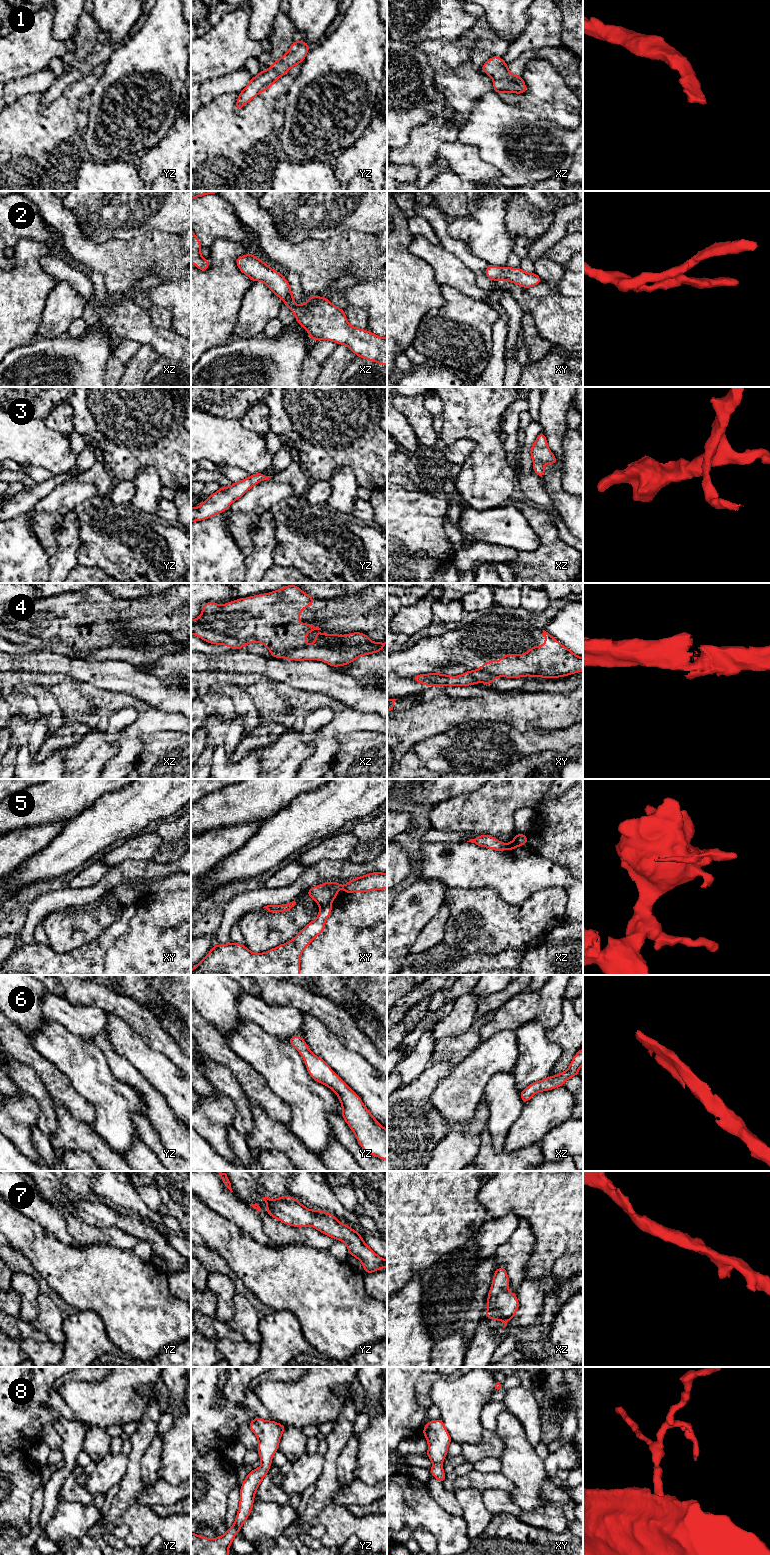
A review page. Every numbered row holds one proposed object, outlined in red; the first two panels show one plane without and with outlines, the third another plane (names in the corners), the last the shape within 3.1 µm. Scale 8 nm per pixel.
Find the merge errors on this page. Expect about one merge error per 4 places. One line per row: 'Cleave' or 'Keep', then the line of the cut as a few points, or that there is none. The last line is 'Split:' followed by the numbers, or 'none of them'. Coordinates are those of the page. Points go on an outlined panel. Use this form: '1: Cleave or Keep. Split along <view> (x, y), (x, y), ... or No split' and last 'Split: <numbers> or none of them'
1: Keep. No split
2: Keep. No split
3: Keep. No split
4: Cleave. Split along xz (305, 645), (293, 648), (284, 657)
5: Cleave. Split along xz (523, 834), (517, 839), (517, 846)
6: Keep. No split
7: Keep. No split
8: Keep. No split
Split: 4, 5

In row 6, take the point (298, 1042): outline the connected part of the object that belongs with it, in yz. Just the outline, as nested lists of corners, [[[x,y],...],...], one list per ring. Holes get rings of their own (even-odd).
[[[300,1036],[288,1039],[305,1061],[308,1073],[316,1082],[334,1091],[342,1105],[342,1117],[349,1125],[362,1149],[387,1160],[387,1130],[363,1104],[361,1098],[320,1057],[313,1054]]]

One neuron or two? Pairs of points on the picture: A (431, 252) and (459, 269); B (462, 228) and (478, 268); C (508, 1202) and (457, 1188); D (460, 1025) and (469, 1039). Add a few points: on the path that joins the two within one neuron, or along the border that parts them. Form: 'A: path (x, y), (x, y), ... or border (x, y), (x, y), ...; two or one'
A: path (438, 257), (452, 269); one
B: border (452, 237), (462, 240), (477, 256), (488, 264); two
C: border (481, 1185), (477, 1200), (488, 1214); two
D: border (476, 1017), (464, 1032), (441, 1038); two

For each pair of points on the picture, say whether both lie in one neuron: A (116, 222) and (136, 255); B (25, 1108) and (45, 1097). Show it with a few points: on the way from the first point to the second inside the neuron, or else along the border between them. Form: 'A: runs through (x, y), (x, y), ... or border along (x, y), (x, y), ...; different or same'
A: border along (149, 231), (131, 240), (110, 238), (104, 242); different
B: border along (22, 1091), (31, 1096), (39, 1106), (37, 1125); different

